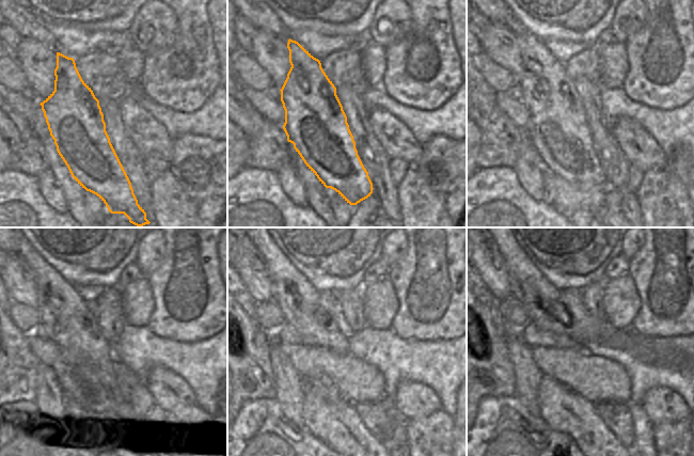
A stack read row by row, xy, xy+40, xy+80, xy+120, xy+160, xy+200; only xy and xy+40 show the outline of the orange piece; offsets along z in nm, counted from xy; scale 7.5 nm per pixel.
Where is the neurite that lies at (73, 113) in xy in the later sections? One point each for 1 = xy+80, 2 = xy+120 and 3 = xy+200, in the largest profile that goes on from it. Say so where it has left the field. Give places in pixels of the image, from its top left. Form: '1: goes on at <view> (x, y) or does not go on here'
1: goes on at xy+80 (557, 127)
2: goes on at xy+120 (91, 386)
3: goes on at xy+200 (527, 285)

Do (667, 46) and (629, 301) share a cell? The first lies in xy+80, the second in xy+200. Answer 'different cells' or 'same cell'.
different cells

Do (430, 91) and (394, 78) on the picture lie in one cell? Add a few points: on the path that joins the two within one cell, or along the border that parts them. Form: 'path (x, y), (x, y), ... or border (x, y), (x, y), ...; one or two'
path (422, 83), (410, 78), (403, 78); one

